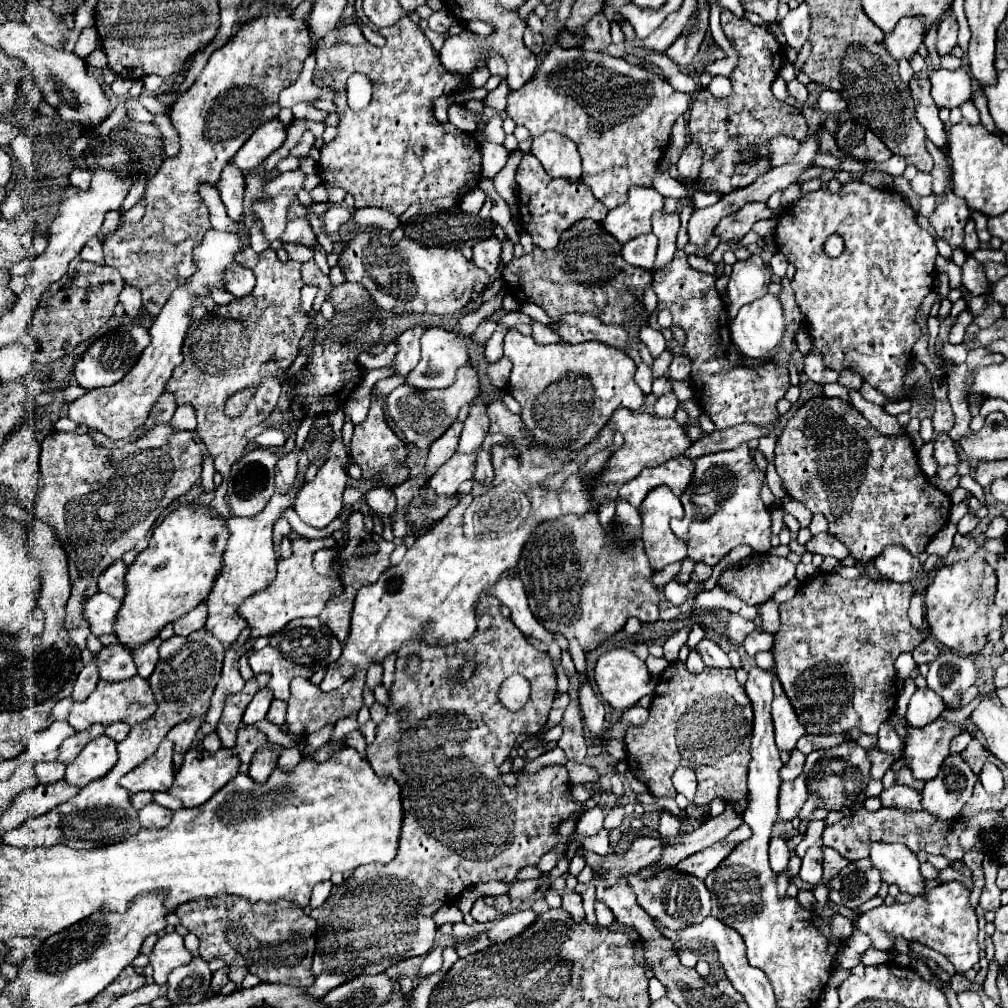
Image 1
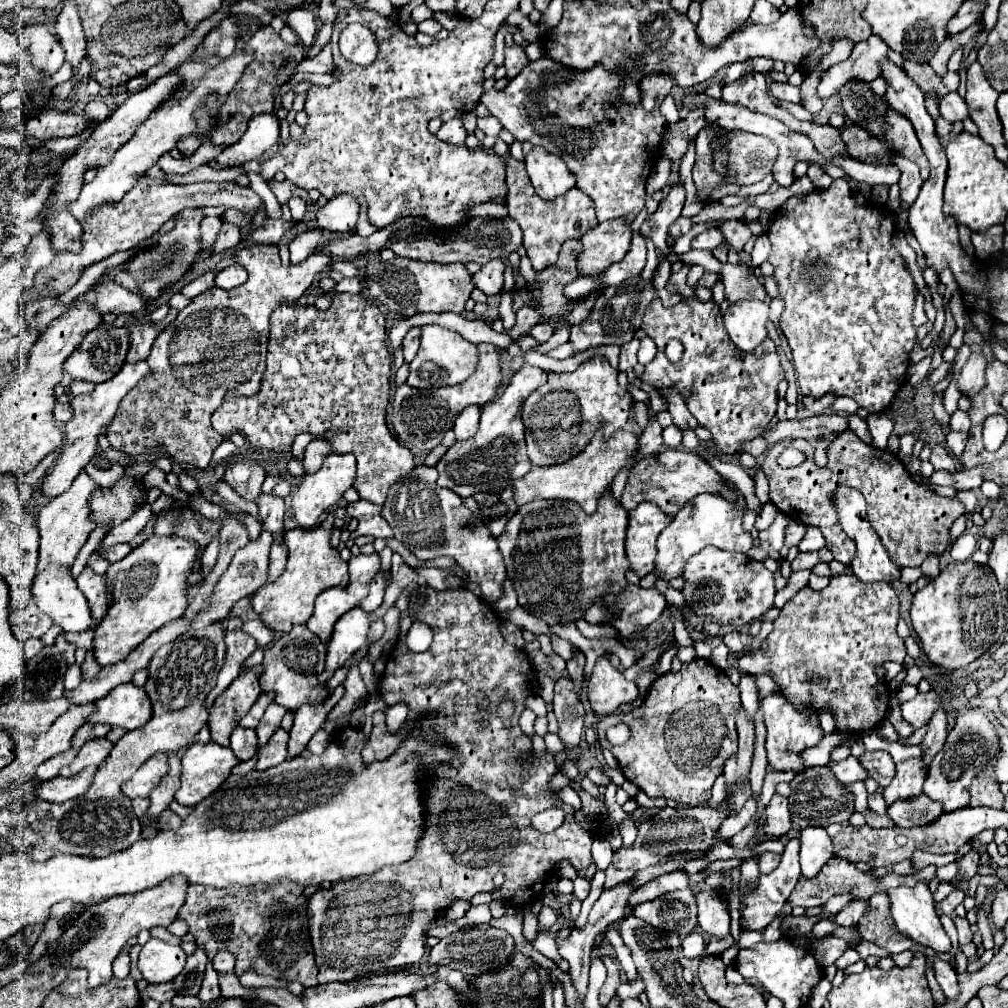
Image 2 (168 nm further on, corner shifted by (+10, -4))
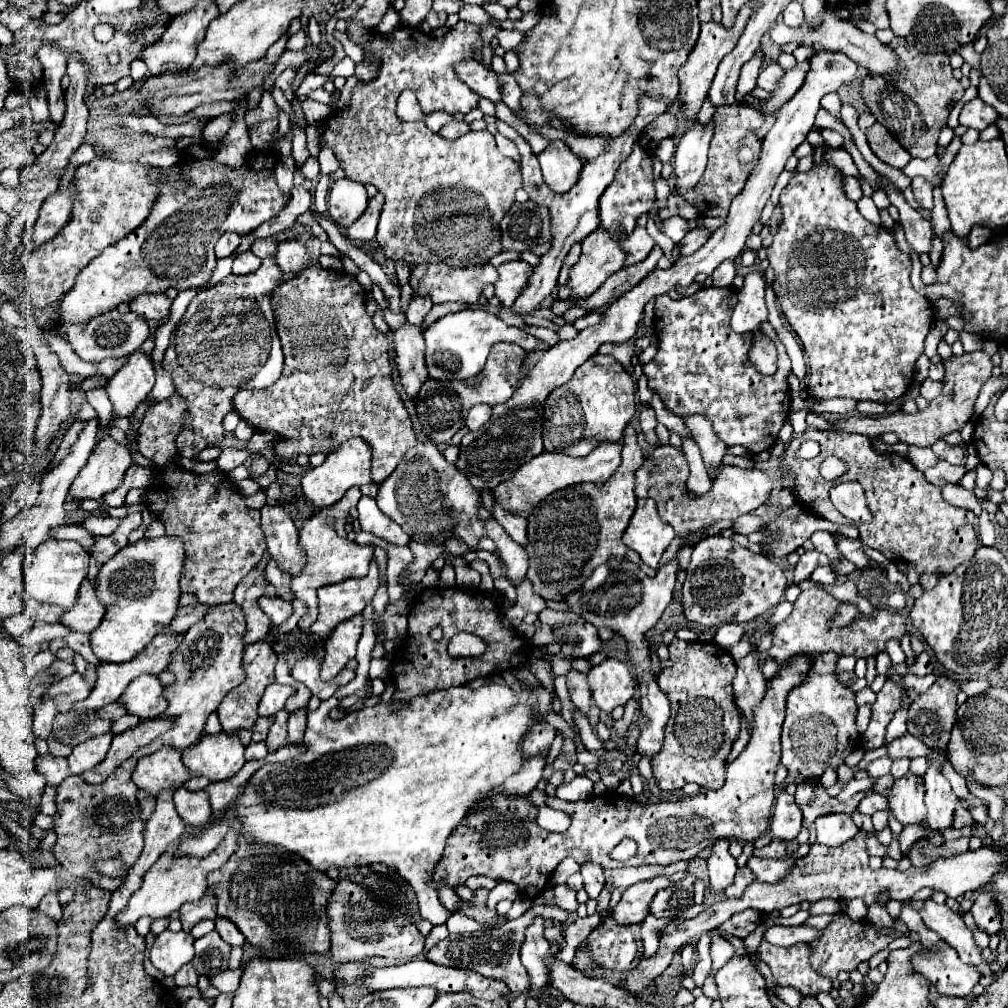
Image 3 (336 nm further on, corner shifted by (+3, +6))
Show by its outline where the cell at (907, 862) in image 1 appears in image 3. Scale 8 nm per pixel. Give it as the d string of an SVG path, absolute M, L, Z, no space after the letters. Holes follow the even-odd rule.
M925 899L925 907L919 913L929 929L933 929L941 939L945 939L953 949L957 949L963 963L969 963L975 969L979 969L979 985L989 987L995 979L995 971L981 957L981 947L977 947L973 931L963 923L961 915L951 911L945 903L937 905L931 899Z

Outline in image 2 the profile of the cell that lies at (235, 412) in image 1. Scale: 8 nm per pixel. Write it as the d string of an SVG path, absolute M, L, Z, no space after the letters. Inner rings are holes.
M342 293L338 297L334 297L332 305L328 311L318 311L314 305L300 305L300 303L294 303L294 305L280 305L278 309L274 309L272 317L270 317L270 339L268 339L268 359L266 359L266 371L262 375L262 383L260 383L260 389L256 395L252 397L244 397L244 395L238 395L238 391L230 391L230 395L226 395L222 407L218 407L218 411L214 411L212 415L212 427L228 437L230 433L234 431L240 431L244 433L250 443L254 447L262 447L262 449L274 449L274 451L288 451L294 443L294 437L300 435L300 433L314 433L316 437L324 437L330 441L330 445L334 447L334 453L352 453L358 461L358 473L356 473L356 481L354 481L354 489L360 493L360 499L366 499L370 503L384 503L386 501L386 495L390 491L390 487L400 481L400 479L406 479L412 471L414 471L414 459L412 459L412 453L408 449L404 449L402 445L398 445L398 441L392 437L392 433L388 431L386 427L386 407L388 407L388 399L390 399L390 375L392 375L392 369L390 369L390 353L386 349L386 331L384 331L384 315L382 311L370 303L368 299L364 299L362 295L348 295L348 293Z

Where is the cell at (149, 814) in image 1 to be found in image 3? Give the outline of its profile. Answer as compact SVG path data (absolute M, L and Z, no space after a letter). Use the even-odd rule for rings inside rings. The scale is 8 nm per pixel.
M179 787L175 791L175 807L187 825L205 825L211 817L211 805L205 791L189 791Z

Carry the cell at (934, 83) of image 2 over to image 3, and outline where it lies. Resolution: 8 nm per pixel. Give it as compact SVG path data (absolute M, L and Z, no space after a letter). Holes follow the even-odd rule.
M893 37L889 45L897 49L897 57L901 57L901 65L905 65L905 69L901 69L901 73L893 73L893 77L877 77L875 73L863 75L861 97L875 119L885 125L913 157L929 159L937 153L937 137L947 125L953 103L963 97L963 87L953 77L953 69L945 53L919 53L913 45L901 41L901 37Z

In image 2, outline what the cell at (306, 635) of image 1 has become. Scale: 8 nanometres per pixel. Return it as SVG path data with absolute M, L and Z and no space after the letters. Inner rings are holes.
M294 625L290 633L272 641L264 651L264 659L260 663L262 691L276 693L274 703L290 711L296 711L304 703L322 703L326 699L326 689L316 683L316 673L322 671L324 657L326 645L318 639L318 635L314 635L306 625Z

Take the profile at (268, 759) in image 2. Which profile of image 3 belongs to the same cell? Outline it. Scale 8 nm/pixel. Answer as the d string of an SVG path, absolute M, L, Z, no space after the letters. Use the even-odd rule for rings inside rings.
M297 709L289 715L289 743L297 745L303 739L307 723L307 709Z

